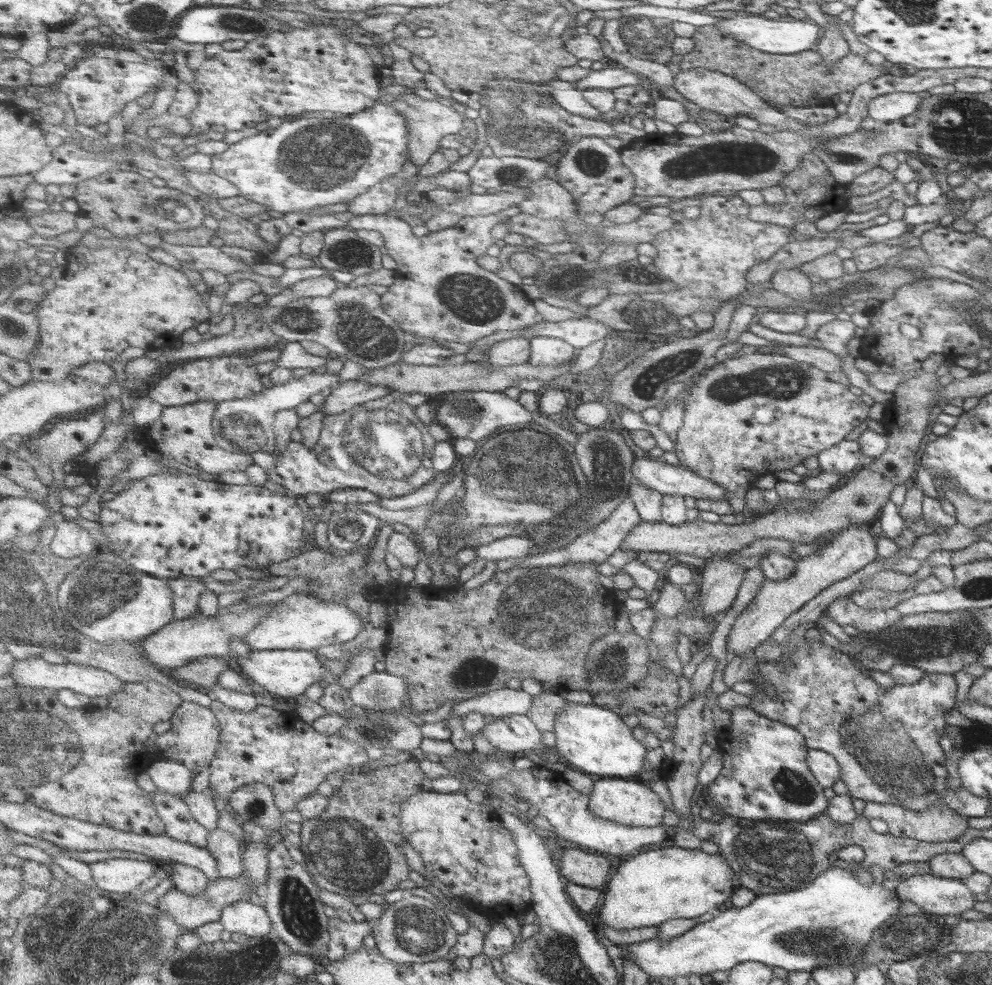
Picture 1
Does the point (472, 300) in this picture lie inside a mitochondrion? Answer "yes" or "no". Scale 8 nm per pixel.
yes

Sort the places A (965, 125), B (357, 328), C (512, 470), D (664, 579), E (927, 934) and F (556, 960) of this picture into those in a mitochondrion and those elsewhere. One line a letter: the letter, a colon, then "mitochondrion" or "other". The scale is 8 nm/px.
A: mitochondrion
B: mitochondrion
C: mitochondrion
D: other
E: mitochondrion
F: mitochondrion

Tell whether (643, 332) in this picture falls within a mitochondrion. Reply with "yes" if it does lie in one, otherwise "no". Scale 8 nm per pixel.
no

